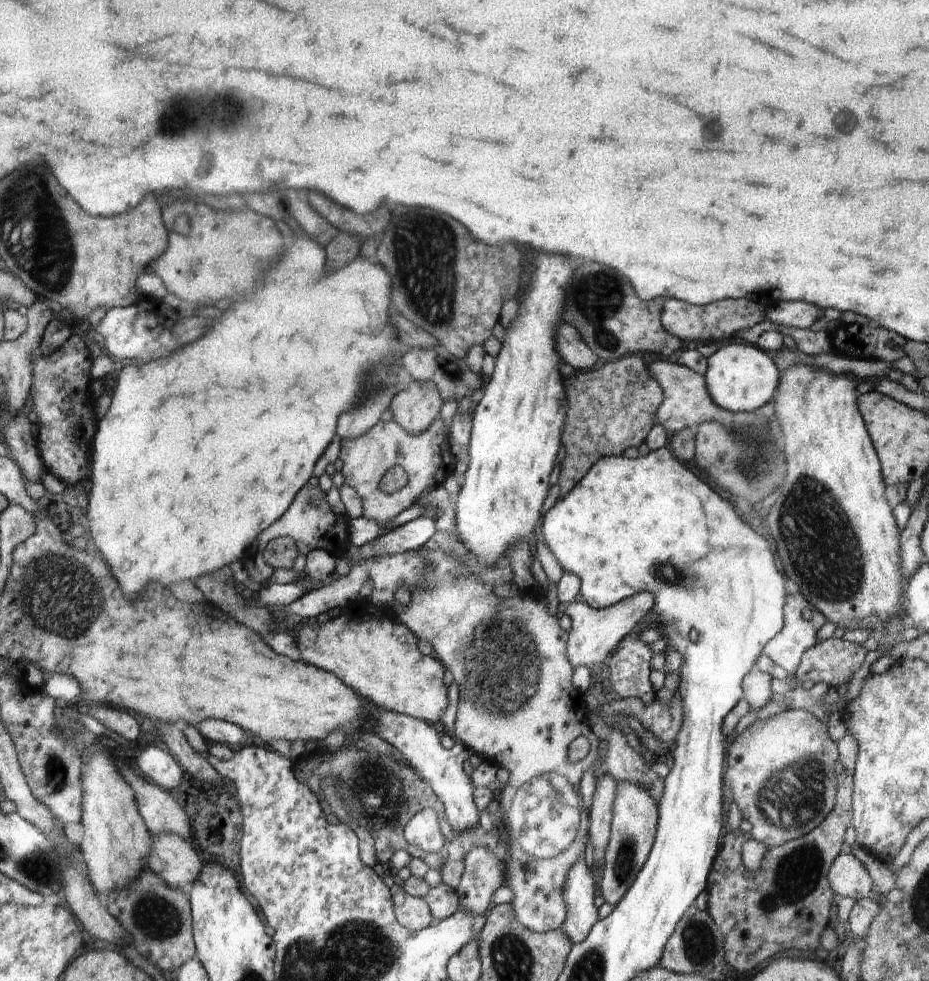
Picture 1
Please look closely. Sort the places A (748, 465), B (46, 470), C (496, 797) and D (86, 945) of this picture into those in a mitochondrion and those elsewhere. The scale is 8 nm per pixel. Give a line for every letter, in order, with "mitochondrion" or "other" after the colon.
A: mitochondrion
B: other
C: other
D: other

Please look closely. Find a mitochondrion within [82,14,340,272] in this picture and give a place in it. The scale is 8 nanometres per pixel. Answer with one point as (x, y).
(181, 114)

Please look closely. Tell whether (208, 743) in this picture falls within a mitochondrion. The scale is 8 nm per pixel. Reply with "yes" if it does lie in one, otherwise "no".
no

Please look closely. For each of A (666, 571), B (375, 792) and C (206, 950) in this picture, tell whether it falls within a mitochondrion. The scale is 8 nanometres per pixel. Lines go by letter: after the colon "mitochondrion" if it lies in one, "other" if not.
A: mitochondrion
B: mitochondrion
C: other

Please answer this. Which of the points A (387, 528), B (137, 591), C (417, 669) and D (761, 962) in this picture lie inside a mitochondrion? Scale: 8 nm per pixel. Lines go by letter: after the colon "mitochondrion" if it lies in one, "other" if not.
A: other
B: other
C: other
D: other

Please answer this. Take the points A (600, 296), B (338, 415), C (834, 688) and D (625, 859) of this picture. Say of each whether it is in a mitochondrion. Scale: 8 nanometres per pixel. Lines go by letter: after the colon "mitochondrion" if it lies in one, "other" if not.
A: mitochondrion
B: other
C: other
D: mitochondrion

